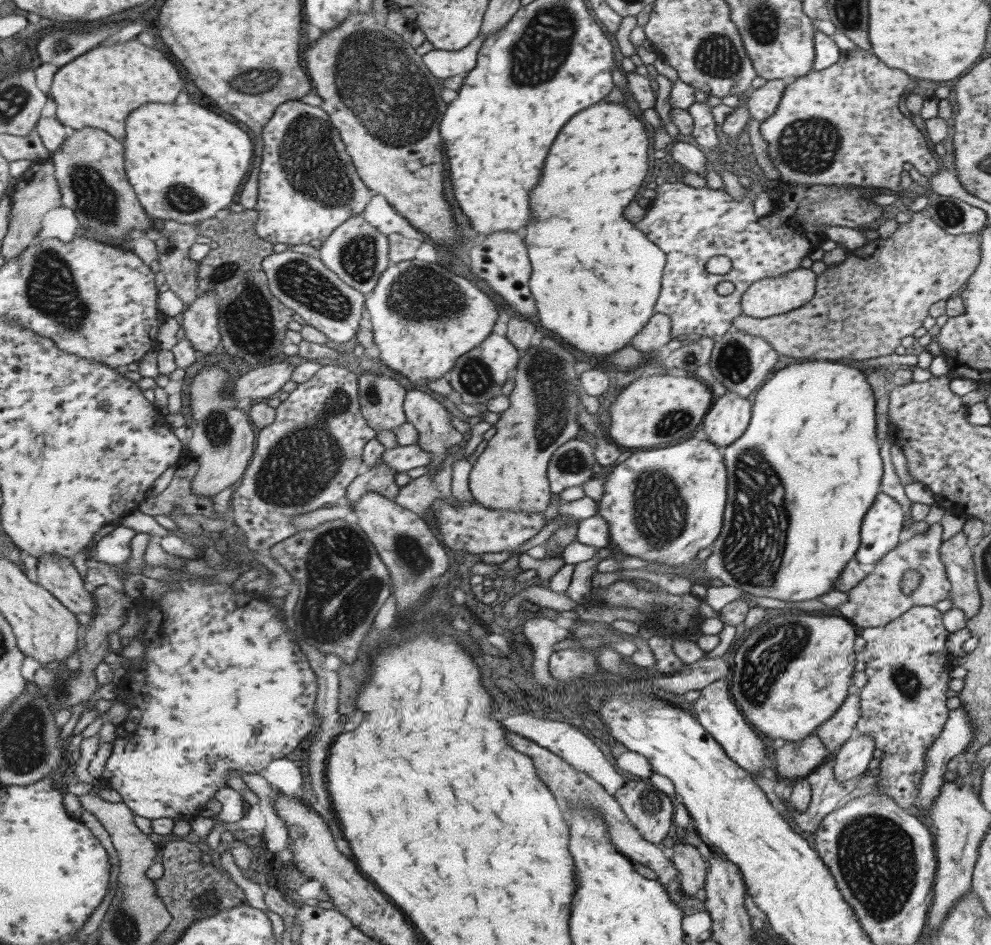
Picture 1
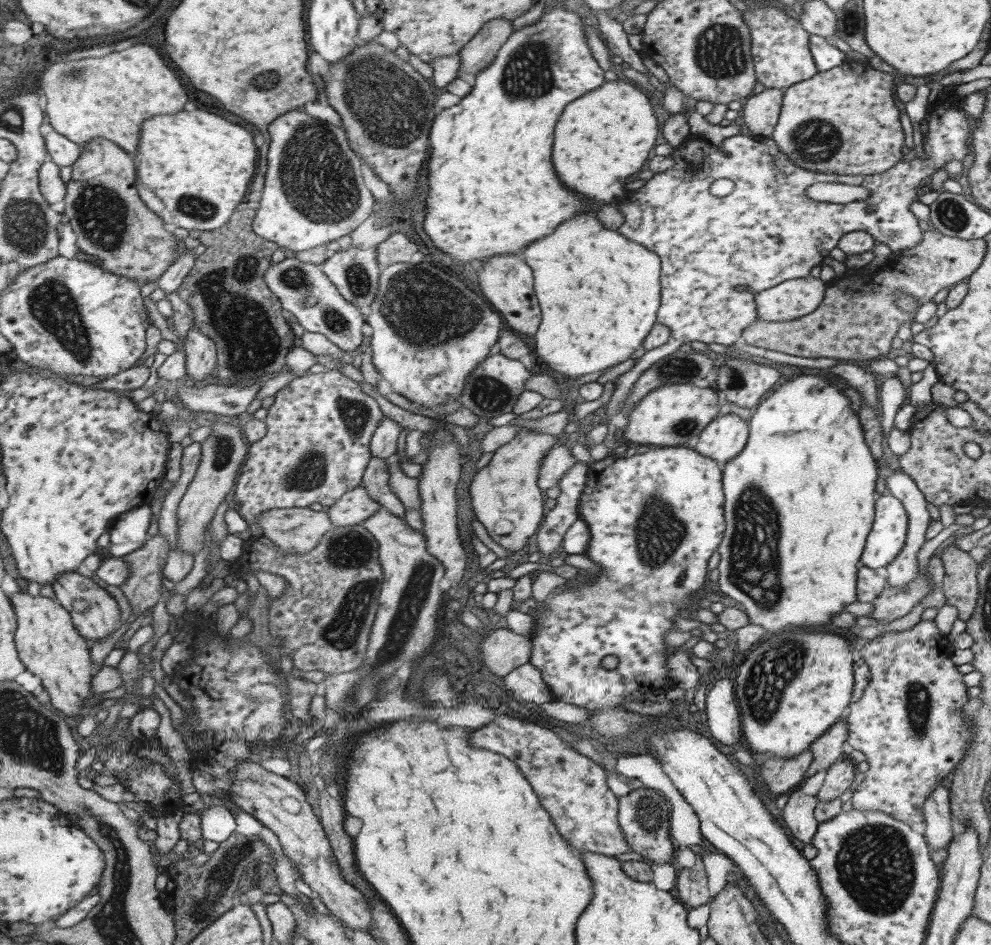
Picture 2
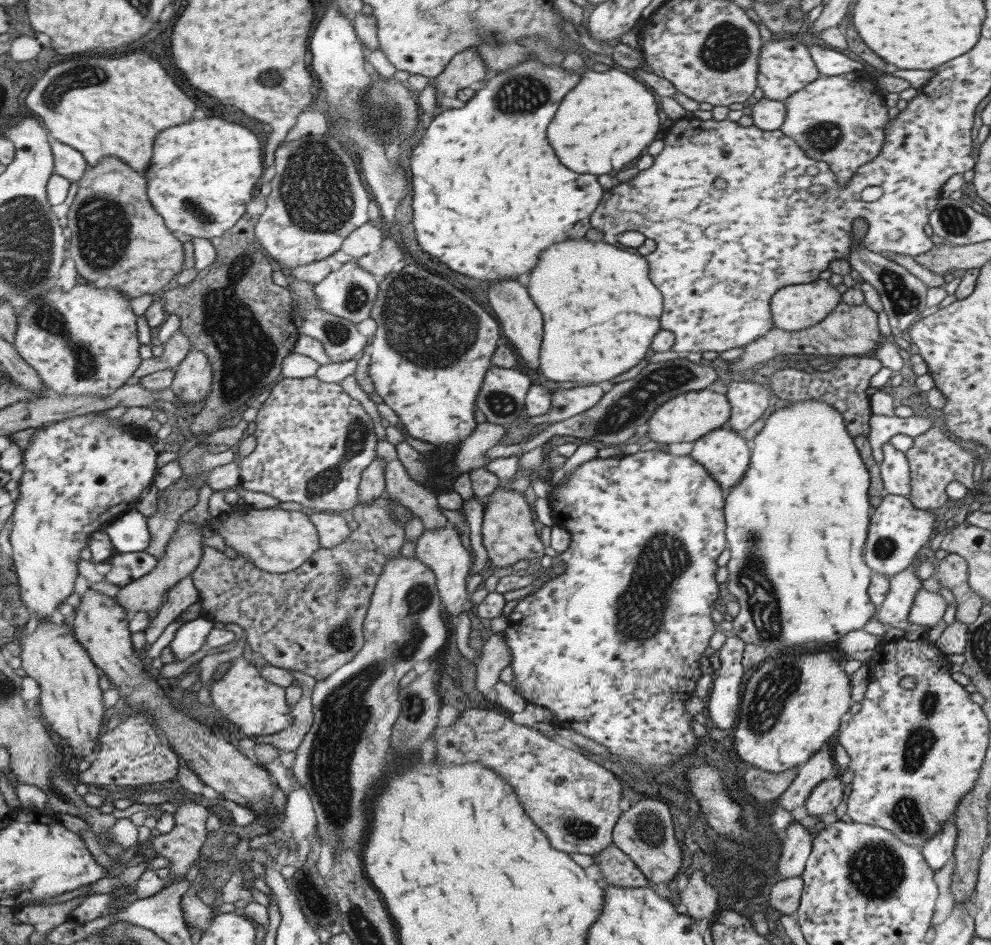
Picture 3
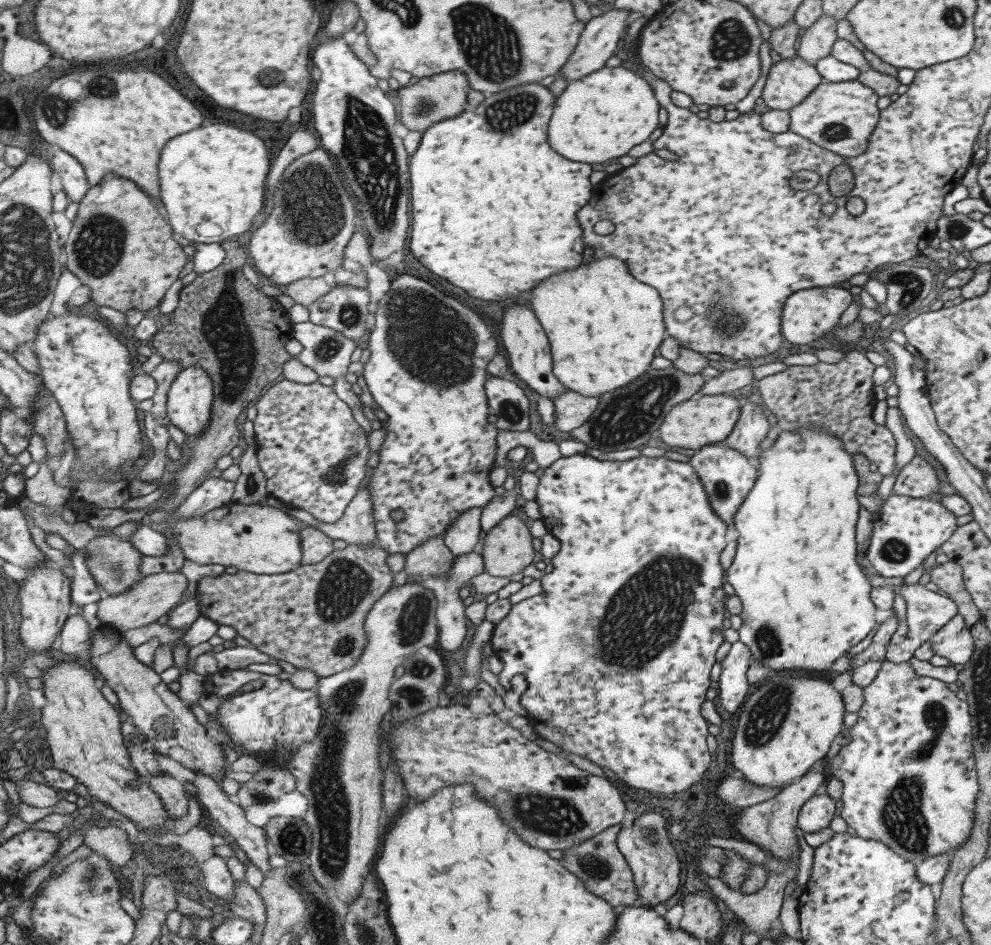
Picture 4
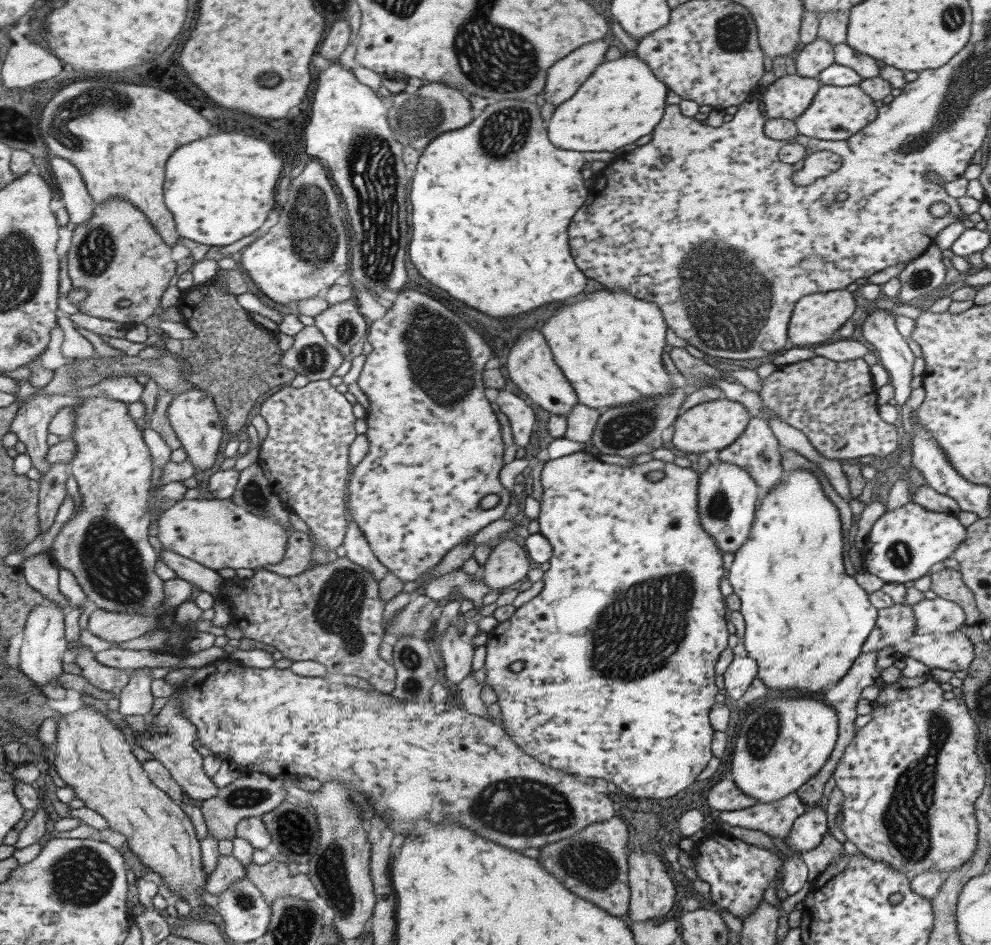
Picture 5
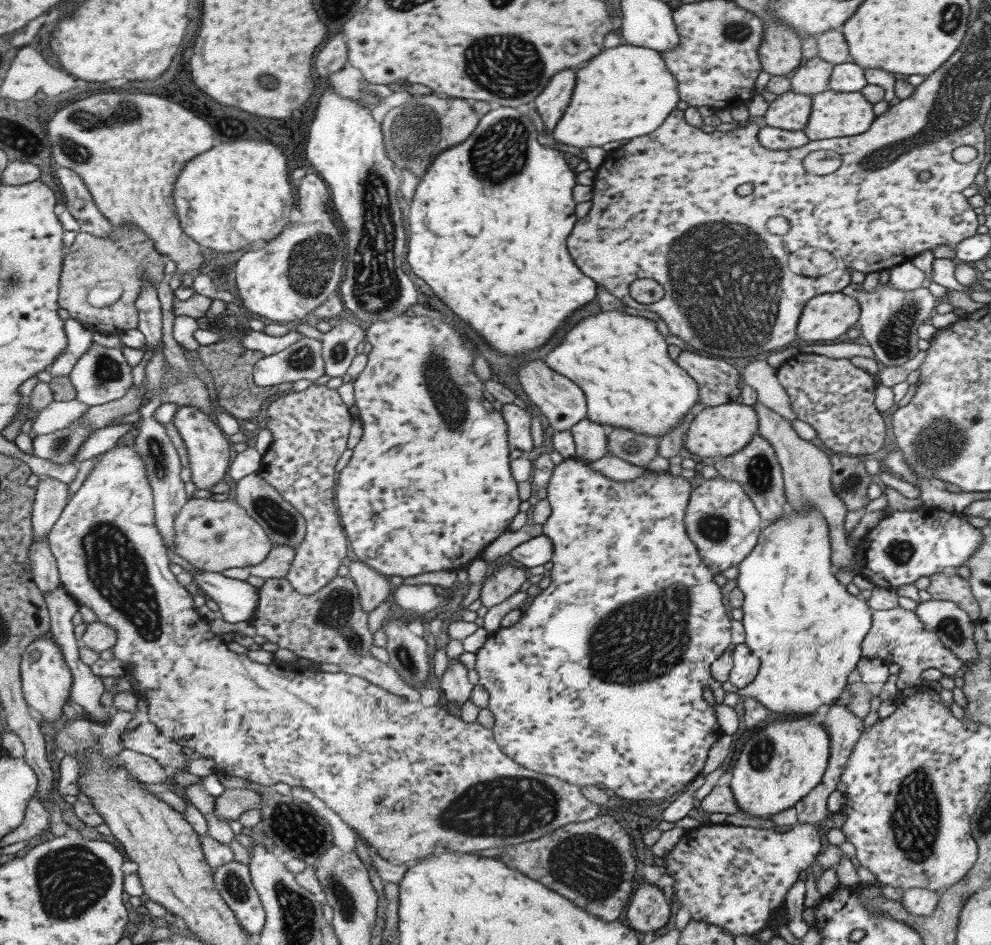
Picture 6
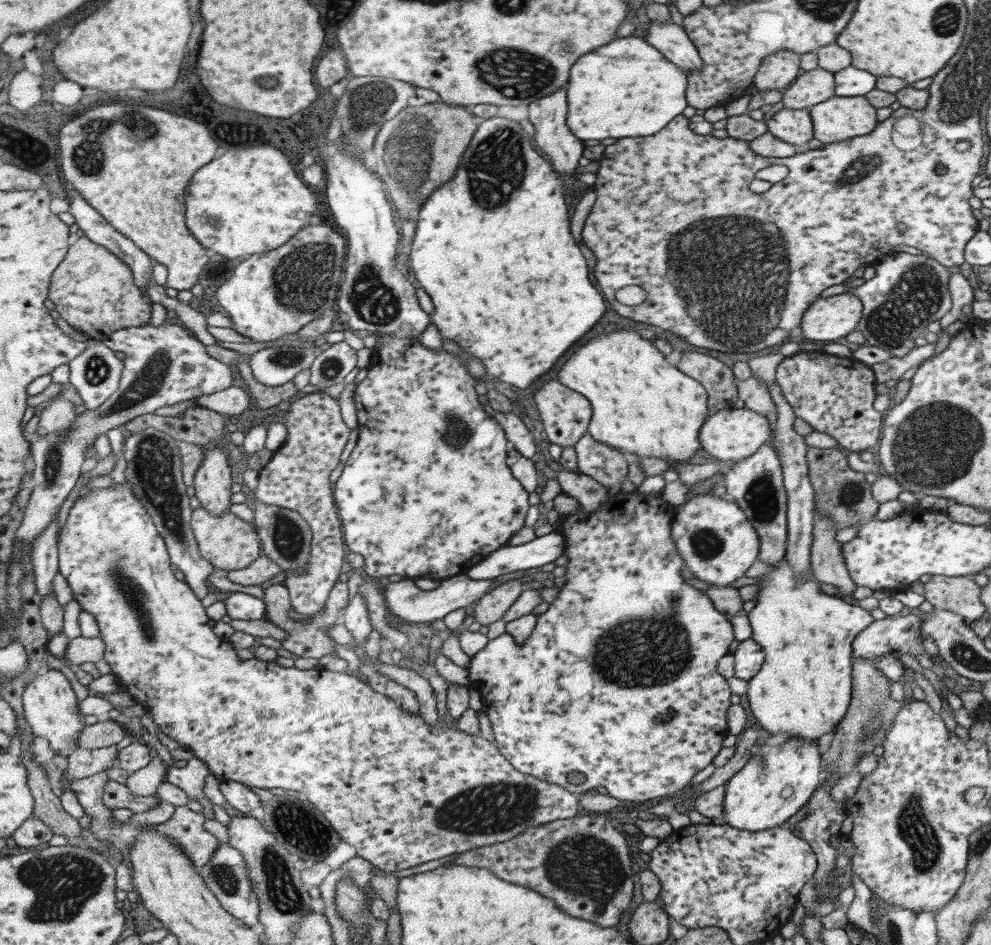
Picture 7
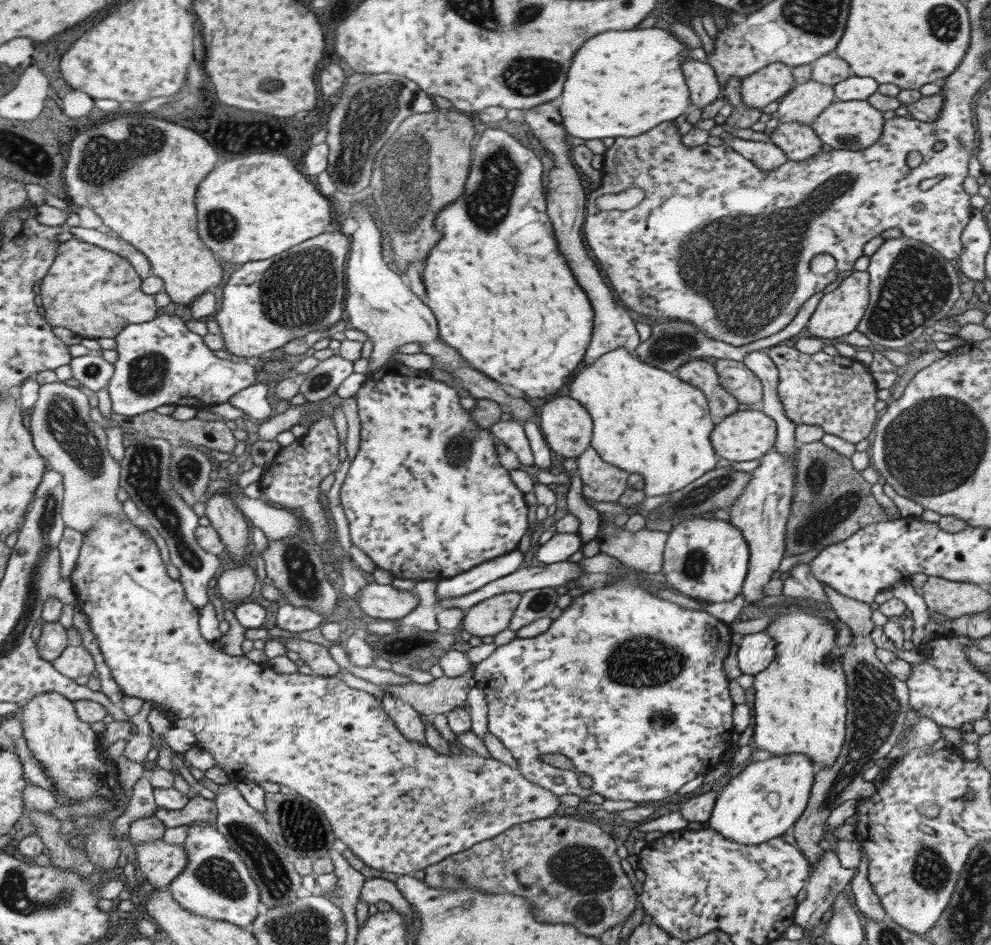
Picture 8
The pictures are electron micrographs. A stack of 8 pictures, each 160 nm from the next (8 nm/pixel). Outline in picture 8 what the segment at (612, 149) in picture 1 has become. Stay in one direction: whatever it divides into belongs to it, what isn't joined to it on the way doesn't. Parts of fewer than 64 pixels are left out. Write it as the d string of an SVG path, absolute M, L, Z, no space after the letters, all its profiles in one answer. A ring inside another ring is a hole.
M657 27L649 28L633 28L631 30L608 30L605 32L600 32L595 34L591 38L588 38L583 42L583 44L575 51L572 61L570 62L569 72L567 72L567 78L565 78L565 84L563 84L563 92L559 94L557 98L556 106L559 110L559 116L561 116L561 121L563 128L567 135L571 134L575 138L583 138L583 140L595 140L595 138L615 138L615 136L639 136L643 132L647 132L649 128L653 128L657 122L671 122L677 118L679 115L687 113L691 104L689 101L689 91L687 91L687 85L684 81L683 73L681 72L681 65L683 61L687 59L693 59L693 61L700 61L701 63L708 63L706 54L701 49L701 46L697 48L686 48L684 44L681 44L671 32L663 30ZM626 348L603 353L593 364L584 366L573 376L567 383L568 396L579 401L591 417L590 446L607 464L622 468L629 475L640 474L645 496L675 492L723 463L712 449L709 435L715 420L709 414L706 398L698 388L673 377L671 373L643 364L634 352L627 352Z

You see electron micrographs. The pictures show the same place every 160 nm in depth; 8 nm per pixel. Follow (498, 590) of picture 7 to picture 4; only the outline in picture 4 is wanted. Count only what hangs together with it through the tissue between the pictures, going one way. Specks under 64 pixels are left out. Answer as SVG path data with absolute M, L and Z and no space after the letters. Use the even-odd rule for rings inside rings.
M507 515L494 525L478 545L485 573L507 578L533 562L532 536L517 515Z

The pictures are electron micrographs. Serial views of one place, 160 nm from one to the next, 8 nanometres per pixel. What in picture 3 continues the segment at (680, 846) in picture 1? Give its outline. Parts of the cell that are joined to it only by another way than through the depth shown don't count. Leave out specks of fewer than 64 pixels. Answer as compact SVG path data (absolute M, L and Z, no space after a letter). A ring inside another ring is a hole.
M694 871L687 879L687 884L675 894L674 900L680 902L686 909L686 915L695 920L712 920L717 910L718 894L705 880L701 871Z

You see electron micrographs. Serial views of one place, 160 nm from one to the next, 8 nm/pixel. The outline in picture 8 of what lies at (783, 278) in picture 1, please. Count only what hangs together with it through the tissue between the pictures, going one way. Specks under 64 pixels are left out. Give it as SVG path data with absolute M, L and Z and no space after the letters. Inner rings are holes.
M854 271L843 278L837 288L822 294L815 310L810 314L806 328L815 338L839 338L849 334L862 319L869 300L867 271Z

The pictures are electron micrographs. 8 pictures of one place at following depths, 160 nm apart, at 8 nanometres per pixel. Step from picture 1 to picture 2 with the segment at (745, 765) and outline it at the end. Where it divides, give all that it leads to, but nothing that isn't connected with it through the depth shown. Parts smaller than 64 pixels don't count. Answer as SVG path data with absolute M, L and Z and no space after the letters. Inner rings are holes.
M728 678L712 683L704 700L706 725L715 740L725 746L733 746L742 741L739 714L733 700L733 686Z

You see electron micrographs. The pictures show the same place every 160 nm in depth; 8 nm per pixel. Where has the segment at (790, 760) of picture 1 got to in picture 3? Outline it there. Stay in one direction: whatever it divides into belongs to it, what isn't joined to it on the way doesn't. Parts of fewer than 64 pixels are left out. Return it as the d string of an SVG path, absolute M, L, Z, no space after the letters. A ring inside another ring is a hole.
M749 767L743 774L743 788L757 802L776 799L789 786L797 769L798 767L793 767L772 773Z

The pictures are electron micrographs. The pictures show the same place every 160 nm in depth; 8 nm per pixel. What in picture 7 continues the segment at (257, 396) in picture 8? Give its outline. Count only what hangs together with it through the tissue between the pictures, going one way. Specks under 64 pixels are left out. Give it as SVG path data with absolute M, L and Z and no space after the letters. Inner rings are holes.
M230 386L219 392L204 394L194 401L198 405L213 412L235 415L242 412L248 412L252 408L252 400L246 389L242 390L237 386Z

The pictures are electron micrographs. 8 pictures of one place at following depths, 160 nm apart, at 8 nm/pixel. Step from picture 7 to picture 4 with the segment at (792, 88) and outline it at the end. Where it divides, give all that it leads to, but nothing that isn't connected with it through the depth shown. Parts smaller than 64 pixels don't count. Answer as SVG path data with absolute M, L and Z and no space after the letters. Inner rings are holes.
M820 16L799 39L796 56L801 57L805 62L814 65L820 58L830 54L830 48L836 41L835 25L837 20L832 16Z

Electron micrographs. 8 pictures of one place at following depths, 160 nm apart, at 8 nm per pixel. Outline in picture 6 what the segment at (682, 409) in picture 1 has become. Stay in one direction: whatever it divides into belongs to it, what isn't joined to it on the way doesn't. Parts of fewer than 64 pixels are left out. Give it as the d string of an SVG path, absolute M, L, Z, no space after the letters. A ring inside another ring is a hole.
M729 402L705 406L691 419L684 438L684 448L703 458L718 458L739 452L758 432L758 418L752 405Z

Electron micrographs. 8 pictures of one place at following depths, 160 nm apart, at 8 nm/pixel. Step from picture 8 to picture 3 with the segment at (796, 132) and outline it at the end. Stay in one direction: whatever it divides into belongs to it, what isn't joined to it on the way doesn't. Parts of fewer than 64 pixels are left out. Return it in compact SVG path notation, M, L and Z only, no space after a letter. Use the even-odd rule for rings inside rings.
M781 35L772 36L771 41L762 43L760 53L758 54L758 71L756 76L756 85L763 91L763 97L768 100L785 101L787 97L795 92L801 91L801 88L807 86L812 80L819 76L814 62L810 57L808 48L804 40L795 36Z

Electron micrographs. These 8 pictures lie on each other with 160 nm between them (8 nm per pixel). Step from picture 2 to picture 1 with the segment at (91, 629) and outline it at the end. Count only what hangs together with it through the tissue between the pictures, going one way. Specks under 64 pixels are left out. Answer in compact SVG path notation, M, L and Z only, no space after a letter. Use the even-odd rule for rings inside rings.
M54 552L40 556L36 573L38 584L53 593L71 612L95 617L95 598L86 588L86 581L79 570L73 566L71 557Z

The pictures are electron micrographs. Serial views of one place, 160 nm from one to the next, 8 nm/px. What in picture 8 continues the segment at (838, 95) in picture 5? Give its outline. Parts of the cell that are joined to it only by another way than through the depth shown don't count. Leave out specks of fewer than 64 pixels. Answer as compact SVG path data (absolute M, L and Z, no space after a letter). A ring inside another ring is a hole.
M866 100L834 101L811 124L812 132L821 143L833 149L863 150L879 139L883 129L882 113L871 107Z

